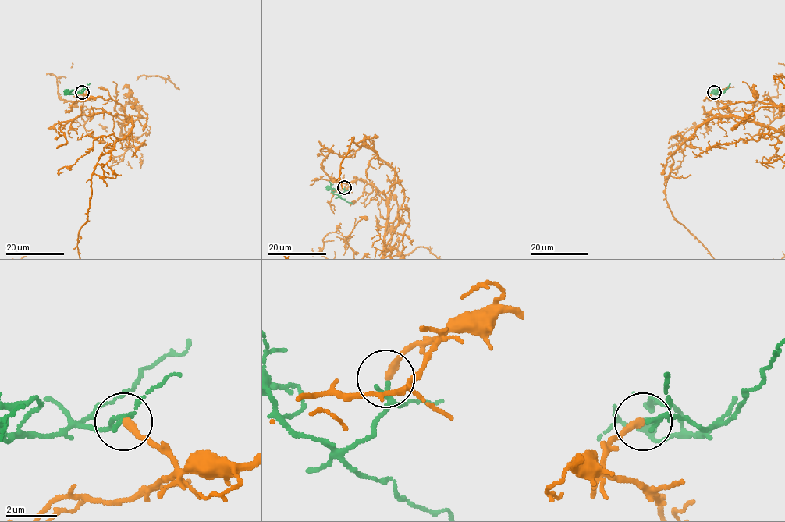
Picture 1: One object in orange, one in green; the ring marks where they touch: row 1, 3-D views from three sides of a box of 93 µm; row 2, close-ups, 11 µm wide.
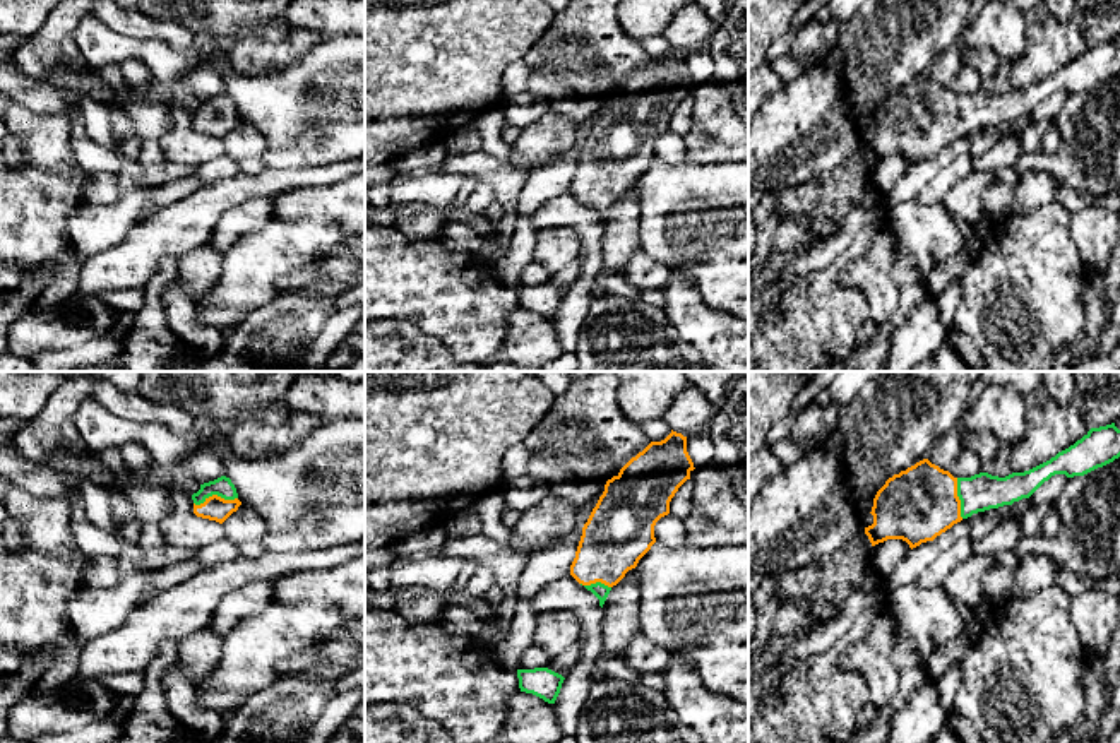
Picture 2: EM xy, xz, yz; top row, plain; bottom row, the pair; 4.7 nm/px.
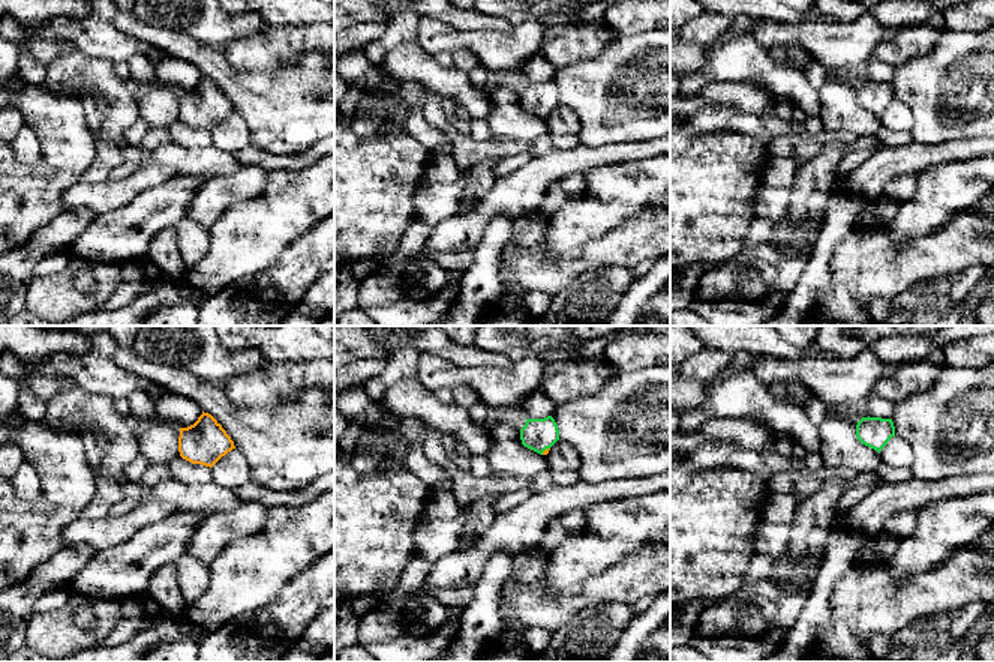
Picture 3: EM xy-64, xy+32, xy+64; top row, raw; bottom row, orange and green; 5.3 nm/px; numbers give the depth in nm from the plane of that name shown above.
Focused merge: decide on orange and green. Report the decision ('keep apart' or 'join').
join

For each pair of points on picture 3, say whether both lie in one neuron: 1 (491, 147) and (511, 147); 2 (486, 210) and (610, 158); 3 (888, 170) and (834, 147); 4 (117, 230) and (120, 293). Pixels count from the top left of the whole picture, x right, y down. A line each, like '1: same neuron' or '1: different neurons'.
1: same neuron
2: same neuron
3: different neurons
4: different neurons

